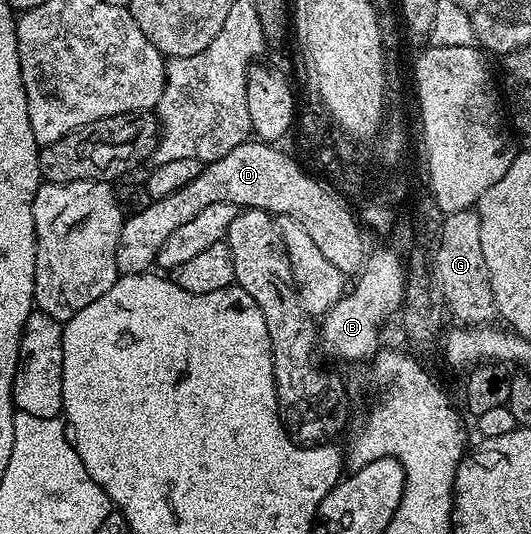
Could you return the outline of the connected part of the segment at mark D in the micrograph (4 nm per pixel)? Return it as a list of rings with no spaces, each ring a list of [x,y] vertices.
[[[257,138],[245,140],[240,146],[236,146],[236,150],[228,150],[228,154],[224,154],[224,158],[209,161],[203,167],[202,172],[196,174],[196,178],[192,178],[192,182],[188,182],[188,186],[180,186],[180,190],[176,190],[176,194],[168,194],[168,198],[150,200],[147,208],[140,209],[135,216],[127,215],[122,221],[120,242],[116,246],[116,266],[119,273],[123,276],[131,276],[137,272],[153,269],[160,254],[160,246],[164,246],[164,242],[168,242],[169,236],[178,227],[184,226],[184,222],[196,218],[196,214],[200,214],[200,210],[204,210],[216,202],[236,204],[239,209],[259,208],[275,217],[292,218],[296,222],[300,222],[300,226],[304,226],[304,230],[308,230],[308,234],[312,234],[312,242],[316,242],[316,247],[324,253],[324,258],[328,258],[328,262],[332,262],[332,266],[336,266],[336,270],[340,270],[344,274],[361,273],[368,255],[368,247],[366,248],[366,240],[362,237],[364,228],[355,209],[353,212],[346,205],[348,200],[343,193],[327,186],[317,175],[307,171],[291,153],[290,156],[286,152],[281,152],[273,143],[263,142]]]

